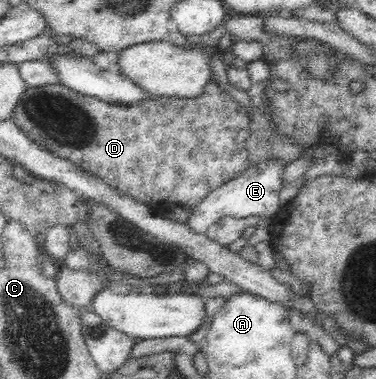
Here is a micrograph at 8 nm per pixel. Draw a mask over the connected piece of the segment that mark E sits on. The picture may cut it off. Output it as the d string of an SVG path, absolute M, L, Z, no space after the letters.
M265 161L256 167L250 167L242 172L237 178L222 184L215 191L209 193L198 205L193 207L188 214L185 224L191 231L203 234L212 224L215 224L221 216L234 216L243 218L246 216L265 216L273 218L282 206L279 203L279 192L281 190L281 172L283 164L279 161Z

